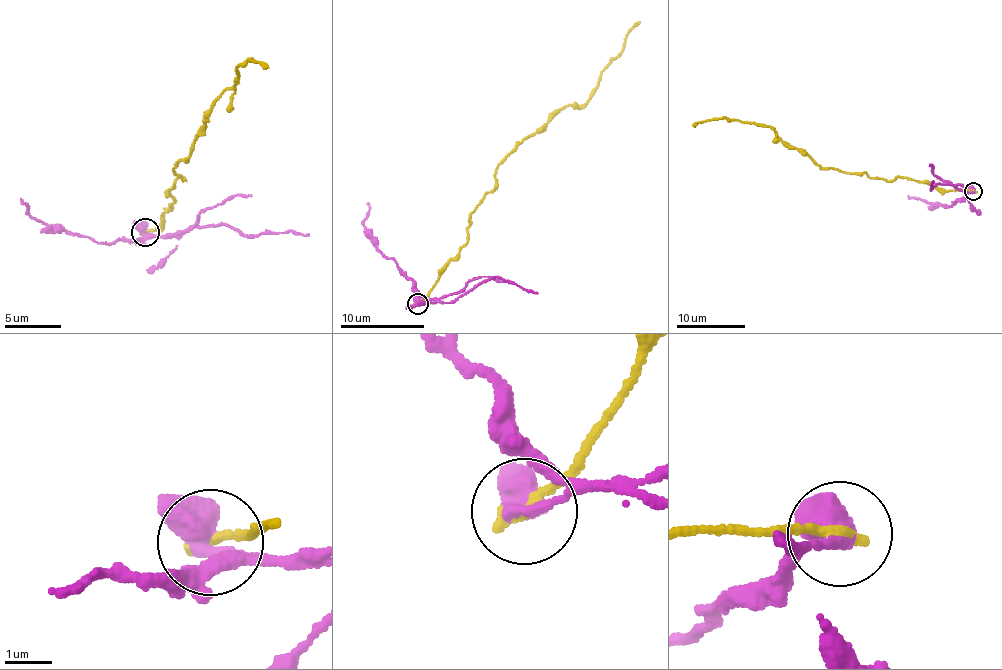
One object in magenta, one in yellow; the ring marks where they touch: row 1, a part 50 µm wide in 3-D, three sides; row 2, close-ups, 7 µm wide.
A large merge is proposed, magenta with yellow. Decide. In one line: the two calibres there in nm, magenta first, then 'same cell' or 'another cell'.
calibres 500 and 240 nm; another cell

